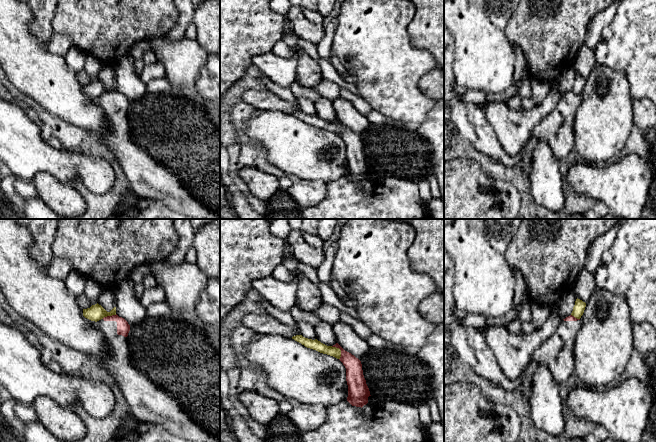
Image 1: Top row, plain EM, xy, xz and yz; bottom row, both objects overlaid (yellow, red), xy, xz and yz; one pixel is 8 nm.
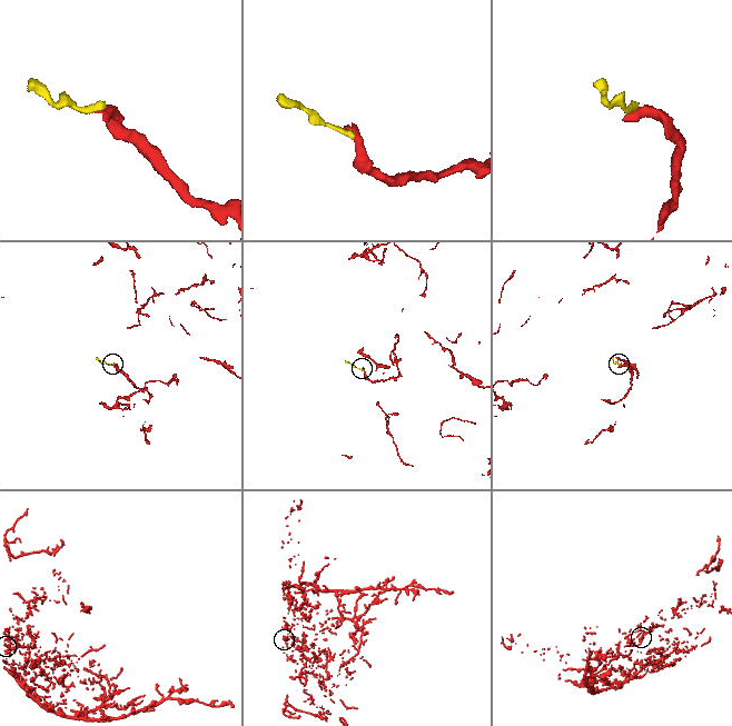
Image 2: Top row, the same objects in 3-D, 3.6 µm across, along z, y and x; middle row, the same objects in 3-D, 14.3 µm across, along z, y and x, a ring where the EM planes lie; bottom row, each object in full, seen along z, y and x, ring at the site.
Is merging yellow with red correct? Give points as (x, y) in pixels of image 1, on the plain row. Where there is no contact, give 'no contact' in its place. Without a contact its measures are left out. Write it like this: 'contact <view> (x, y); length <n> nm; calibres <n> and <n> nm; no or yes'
contact xz (340, 126); length 130 nm; calibres 80 and 140 nm; no

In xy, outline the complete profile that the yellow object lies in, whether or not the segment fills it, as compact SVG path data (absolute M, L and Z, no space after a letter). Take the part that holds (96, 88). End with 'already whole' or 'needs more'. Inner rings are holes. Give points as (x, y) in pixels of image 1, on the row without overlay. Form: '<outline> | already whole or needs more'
M98 79L92 81L90 84L83 85L83 92L91 97L99 97L107 92L116 91L116 83L114 83L110 88L107 88L101 81Z | already whole

